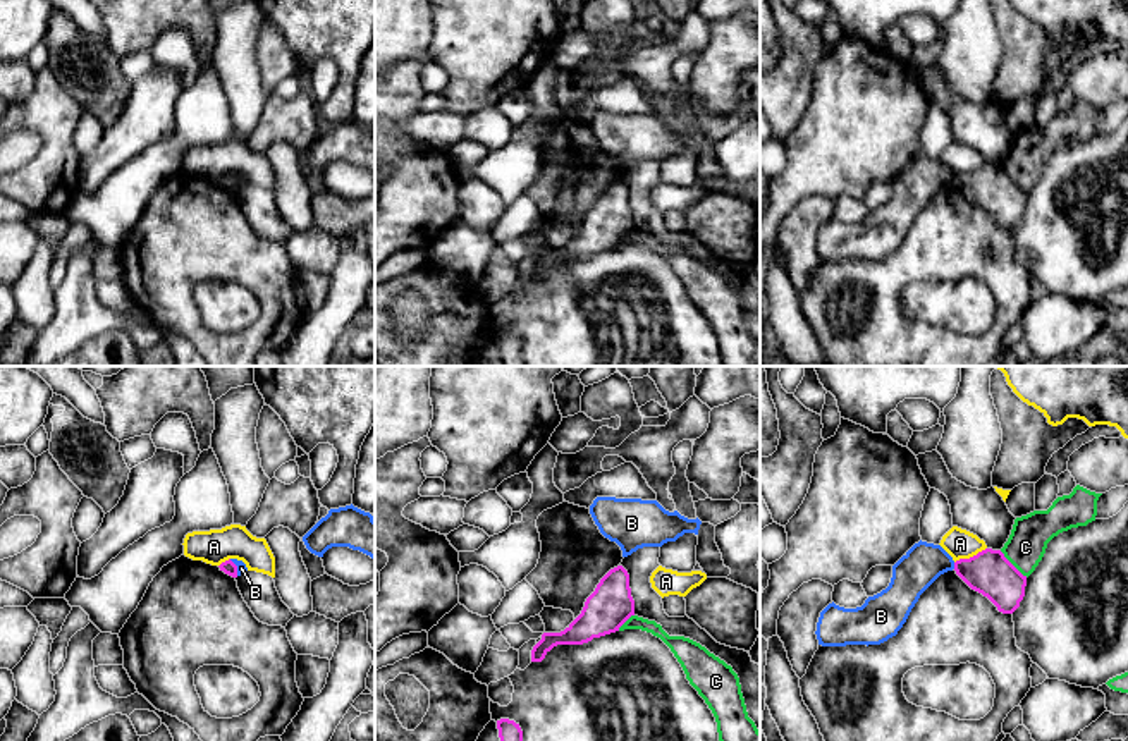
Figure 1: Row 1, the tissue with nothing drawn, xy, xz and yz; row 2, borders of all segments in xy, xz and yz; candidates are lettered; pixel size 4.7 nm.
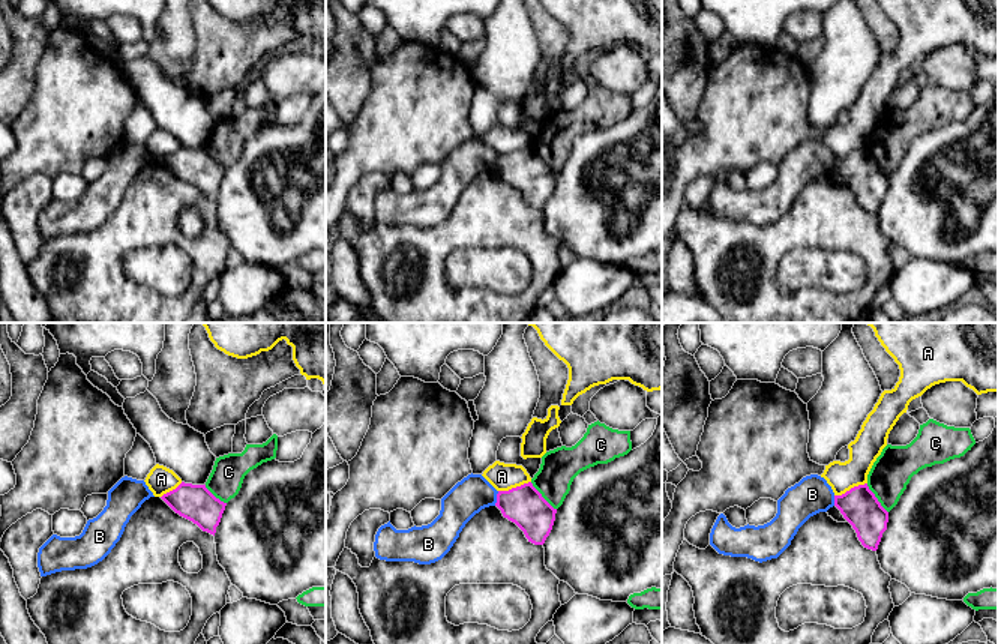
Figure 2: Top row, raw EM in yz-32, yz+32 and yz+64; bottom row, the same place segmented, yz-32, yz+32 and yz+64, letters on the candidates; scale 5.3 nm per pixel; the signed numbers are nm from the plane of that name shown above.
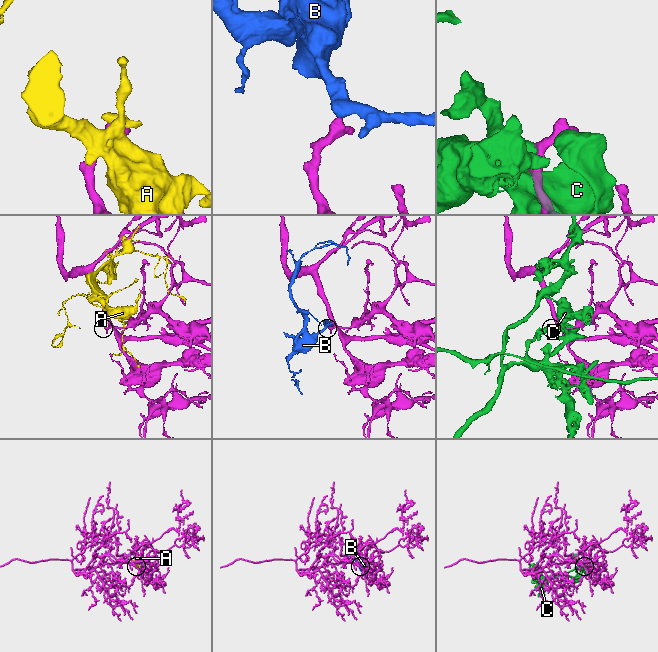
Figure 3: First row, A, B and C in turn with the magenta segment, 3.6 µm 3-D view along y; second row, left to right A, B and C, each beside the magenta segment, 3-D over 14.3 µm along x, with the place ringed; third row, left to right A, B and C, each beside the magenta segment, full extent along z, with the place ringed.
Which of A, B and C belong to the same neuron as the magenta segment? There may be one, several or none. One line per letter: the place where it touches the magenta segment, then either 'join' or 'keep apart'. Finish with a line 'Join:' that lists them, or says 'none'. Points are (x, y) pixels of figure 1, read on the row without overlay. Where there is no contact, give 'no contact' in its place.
A: meets magenta in yz at (970, 172); keep apart
B: meets magenta in yz at (955, 181); keep apart
C: meets magenta in yz at (1011, 179); keep apart
Join: none

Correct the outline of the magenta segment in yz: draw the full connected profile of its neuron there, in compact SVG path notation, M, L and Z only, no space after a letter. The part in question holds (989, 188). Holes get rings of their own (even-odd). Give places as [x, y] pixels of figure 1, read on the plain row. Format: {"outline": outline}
{"outline": "M985 163L970 174L959 174L954 177L954 186L1002 229L1013 229L1025 211L1027 191L1001 165Z"}

